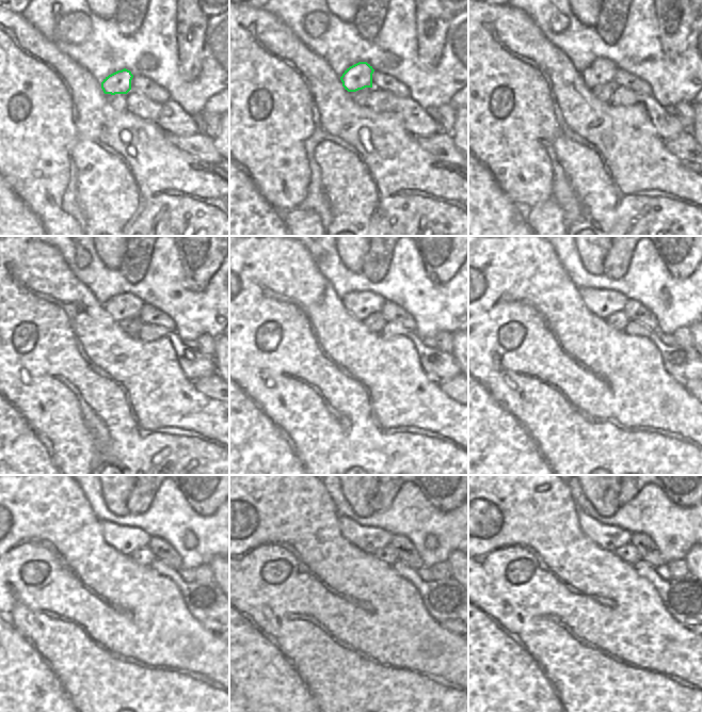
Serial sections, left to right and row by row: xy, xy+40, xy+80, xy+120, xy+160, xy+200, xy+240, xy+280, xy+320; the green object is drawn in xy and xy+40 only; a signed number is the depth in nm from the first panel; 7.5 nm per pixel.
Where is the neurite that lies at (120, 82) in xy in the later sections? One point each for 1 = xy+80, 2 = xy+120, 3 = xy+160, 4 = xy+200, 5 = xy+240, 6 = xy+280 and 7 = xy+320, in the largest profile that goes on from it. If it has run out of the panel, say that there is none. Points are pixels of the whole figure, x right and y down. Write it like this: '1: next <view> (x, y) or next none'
1: next xy+80 (602, 70)
2: next xy+120 (126, 305)
3: next xy+160 (361, 305)
4: next xy+200 (602, 303)
5: next xy+240 (126, 540)
6: next xy+280 (368, 539)
7: next xy+320 (608, 537)

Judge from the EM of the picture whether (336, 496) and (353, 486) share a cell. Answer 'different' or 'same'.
different

